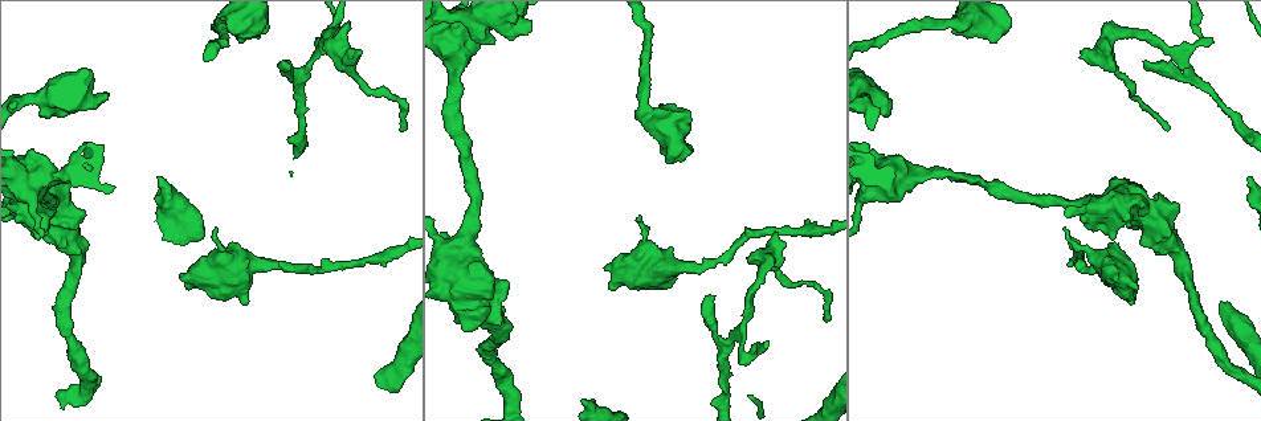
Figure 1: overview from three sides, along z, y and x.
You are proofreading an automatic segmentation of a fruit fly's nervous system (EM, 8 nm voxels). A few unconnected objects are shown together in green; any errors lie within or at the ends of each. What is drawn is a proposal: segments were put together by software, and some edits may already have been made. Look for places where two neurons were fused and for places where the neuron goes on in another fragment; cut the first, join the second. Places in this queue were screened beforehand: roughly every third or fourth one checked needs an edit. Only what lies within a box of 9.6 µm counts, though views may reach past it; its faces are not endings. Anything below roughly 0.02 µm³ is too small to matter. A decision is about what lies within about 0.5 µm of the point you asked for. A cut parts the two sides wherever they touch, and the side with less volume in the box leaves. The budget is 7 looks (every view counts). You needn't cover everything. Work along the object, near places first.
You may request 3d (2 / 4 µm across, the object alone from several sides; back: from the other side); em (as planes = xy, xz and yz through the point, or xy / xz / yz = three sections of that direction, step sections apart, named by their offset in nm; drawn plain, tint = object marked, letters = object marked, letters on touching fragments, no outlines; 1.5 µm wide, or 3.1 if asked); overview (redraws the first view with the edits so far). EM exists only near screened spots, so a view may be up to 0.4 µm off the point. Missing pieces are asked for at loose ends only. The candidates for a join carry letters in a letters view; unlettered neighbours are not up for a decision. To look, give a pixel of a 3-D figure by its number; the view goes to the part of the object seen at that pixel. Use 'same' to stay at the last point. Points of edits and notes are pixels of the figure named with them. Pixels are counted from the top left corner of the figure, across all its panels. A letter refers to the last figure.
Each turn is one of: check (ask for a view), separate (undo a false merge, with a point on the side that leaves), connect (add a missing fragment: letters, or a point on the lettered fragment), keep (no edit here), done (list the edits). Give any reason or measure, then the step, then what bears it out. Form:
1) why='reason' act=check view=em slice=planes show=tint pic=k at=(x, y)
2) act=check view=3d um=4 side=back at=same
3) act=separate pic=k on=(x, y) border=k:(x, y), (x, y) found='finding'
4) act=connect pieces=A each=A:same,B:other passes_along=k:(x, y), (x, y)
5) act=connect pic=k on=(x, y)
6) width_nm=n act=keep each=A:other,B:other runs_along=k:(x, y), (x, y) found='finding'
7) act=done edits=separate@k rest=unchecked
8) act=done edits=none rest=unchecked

why='thin end' act=check view=3d um=4 pic=1 at=(1169, 129)

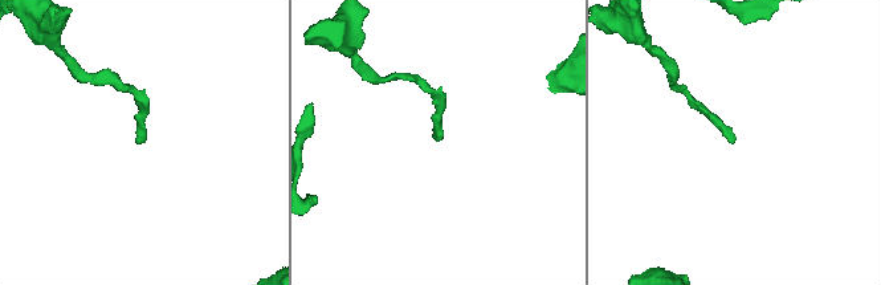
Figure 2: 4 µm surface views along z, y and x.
act=check view=em slice=xy step=8 show=tint pic=2 at=(436, 137)

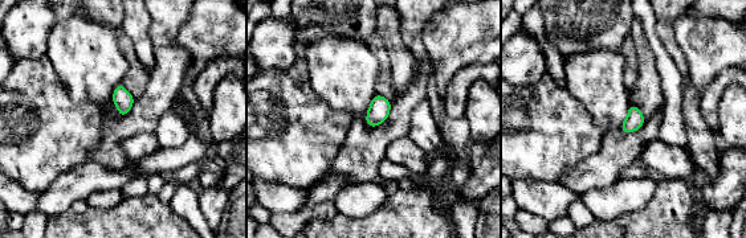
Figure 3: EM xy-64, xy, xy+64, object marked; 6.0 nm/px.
why='another direction' act=check view=em slice=planes show=letters at=same

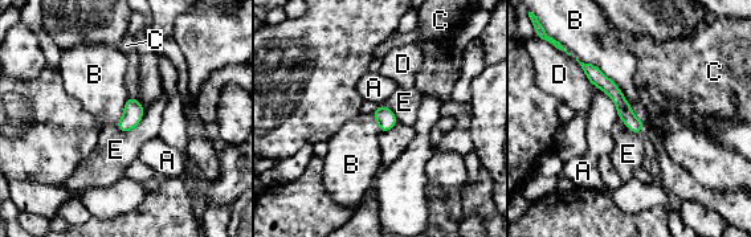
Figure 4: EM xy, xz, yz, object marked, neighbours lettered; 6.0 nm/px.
act=keep each=A:other,B:other,C:other,D:other,E:other found='no lettered fragment goes on from it'

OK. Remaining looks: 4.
why='thick turns thin' act=check view=em slice=planes show=letters pic=1 at=(1124, 37)

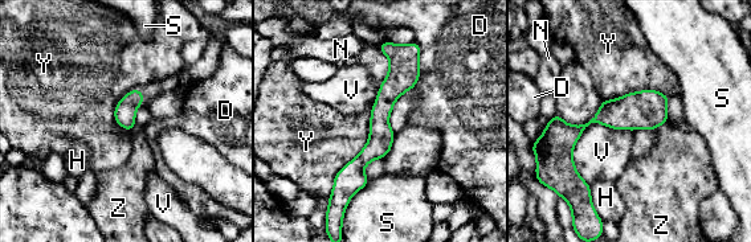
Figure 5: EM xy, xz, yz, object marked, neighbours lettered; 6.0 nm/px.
act=keep each=D:other,H:other,N:other,S:other,V:other,Y:other,Z:other runs_along=5:(383, 46), (395, 85), (346, 196) found='one neuron here'

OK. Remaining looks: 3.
why='free end' act=check view=em um=3.1 slice=yz step=8 show=tint pic=1 at=(105, 96)

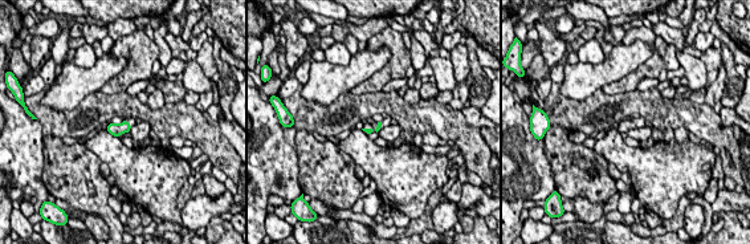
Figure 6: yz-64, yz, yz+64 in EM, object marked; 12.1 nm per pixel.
act=check view=em um=3.1 slice=planes show=letters at=same

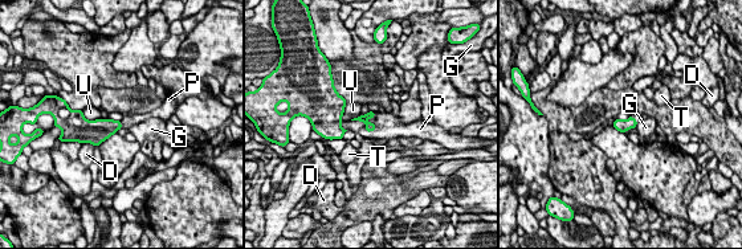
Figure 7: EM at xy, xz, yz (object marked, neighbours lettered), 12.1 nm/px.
act=connect pieces=P each=D:other,G:other,P:same,T:other,U:other found='it goes on there'

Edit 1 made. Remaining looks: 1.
act=done edits=connect@7 rest=unchecked

